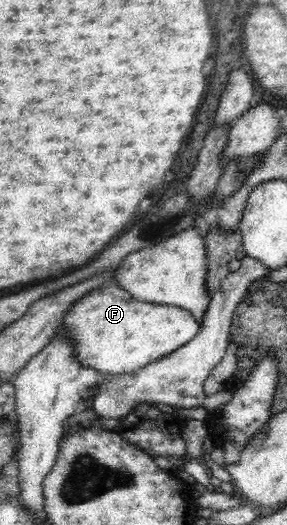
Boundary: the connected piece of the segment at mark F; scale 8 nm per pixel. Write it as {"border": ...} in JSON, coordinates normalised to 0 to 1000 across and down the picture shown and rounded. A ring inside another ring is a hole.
{"border":[[[397,543],[366,552],[310,552],[275,571],[258,571],[223,594],[192,640],[244,648],[261,691],[341,705],[355,714],[436,716],[652,657],[693,627],[652,589],[484,575]]]}

